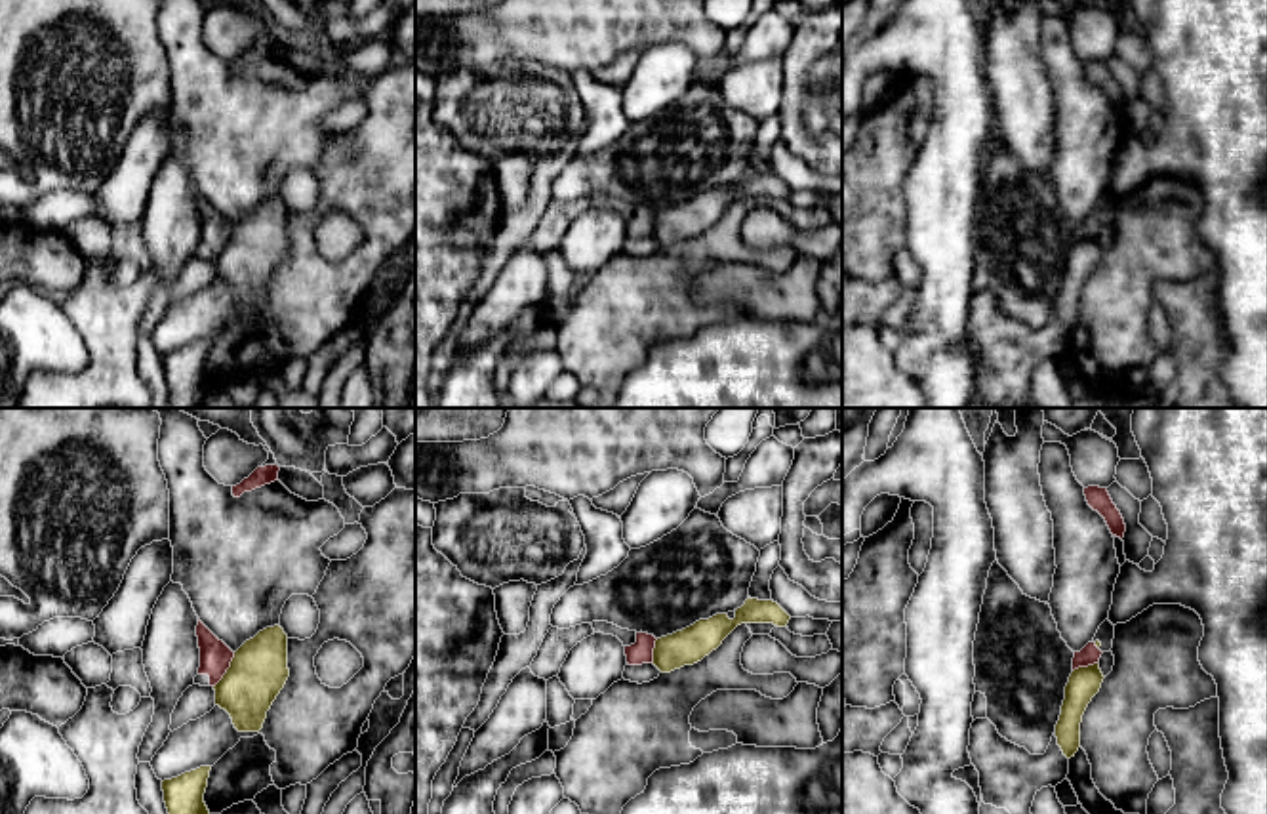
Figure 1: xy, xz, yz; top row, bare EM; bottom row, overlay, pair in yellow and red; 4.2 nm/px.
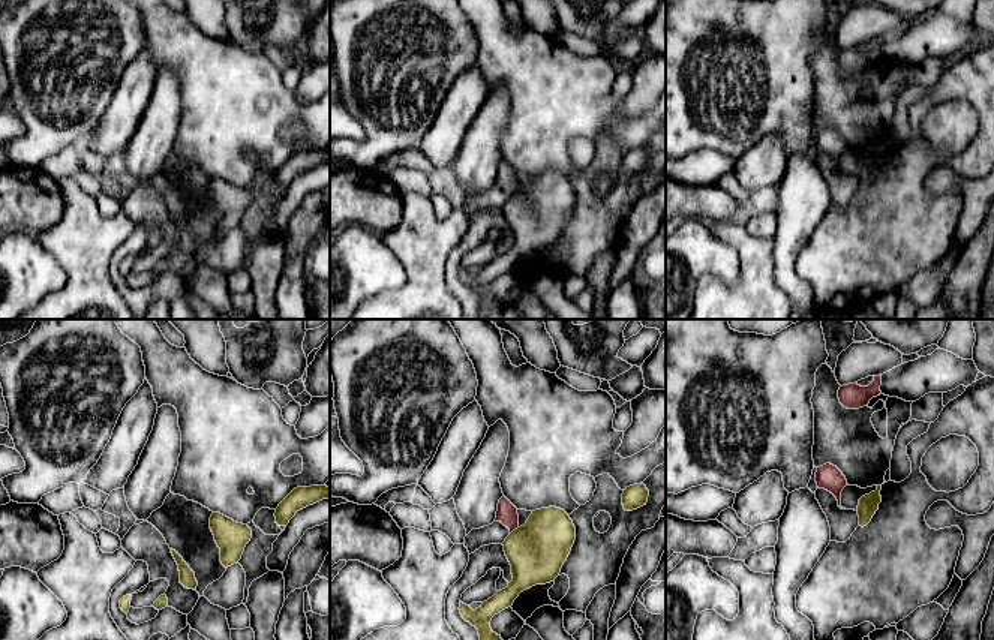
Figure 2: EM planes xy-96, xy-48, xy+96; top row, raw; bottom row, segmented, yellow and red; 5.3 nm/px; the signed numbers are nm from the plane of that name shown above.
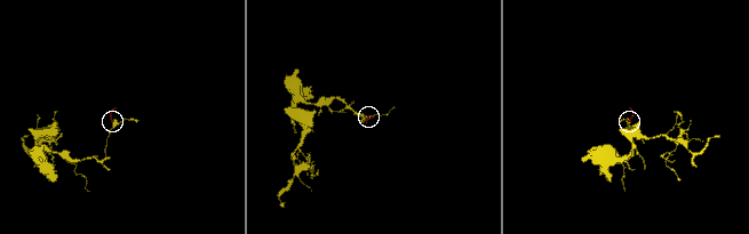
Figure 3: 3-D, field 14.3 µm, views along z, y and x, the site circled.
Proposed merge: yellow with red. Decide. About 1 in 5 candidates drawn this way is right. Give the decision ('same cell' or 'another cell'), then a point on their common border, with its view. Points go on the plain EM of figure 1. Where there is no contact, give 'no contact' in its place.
another cell | xy (227, 243)

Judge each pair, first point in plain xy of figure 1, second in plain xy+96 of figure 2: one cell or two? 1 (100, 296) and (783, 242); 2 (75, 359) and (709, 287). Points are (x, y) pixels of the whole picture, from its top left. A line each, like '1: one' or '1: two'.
1: two
2: two

